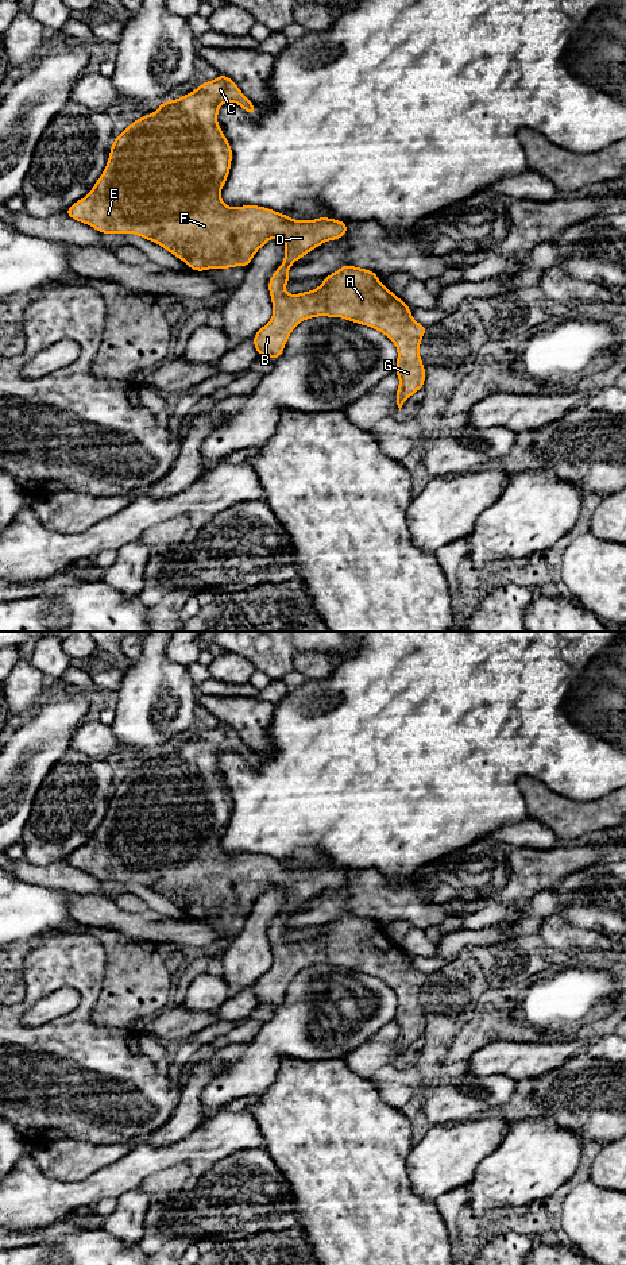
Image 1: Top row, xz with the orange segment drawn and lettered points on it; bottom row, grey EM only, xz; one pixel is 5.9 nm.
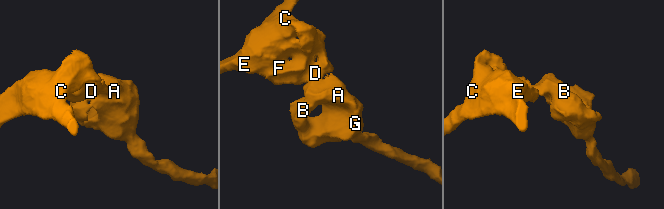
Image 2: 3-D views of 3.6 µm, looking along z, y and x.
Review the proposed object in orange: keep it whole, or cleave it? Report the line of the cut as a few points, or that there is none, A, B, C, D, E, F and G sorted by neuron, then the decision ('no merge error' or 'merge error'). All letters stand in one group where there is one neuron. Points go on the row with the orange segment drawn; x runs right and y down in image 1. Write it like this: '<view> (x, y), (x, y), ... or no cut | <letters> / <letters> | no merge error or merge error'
no cut | A B C D E F G | no merge error

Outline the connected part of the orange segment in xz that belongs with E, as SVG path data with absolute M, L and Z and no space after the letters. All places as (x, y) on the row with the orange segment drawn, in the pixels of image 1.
M220 74L179 99L161 103L154 113L132 122L113 139L107 166L92 190L65 213L100 234L134 234L154 242L183 261L193 271L246 267L268 240L281 238L286 248L283 262L268 279L274 313L252 336L258 356L278 360L294 328L312 317L341 317L371 327L386 335L397 347L394 371L399 378L399 387L395 393L401 410L403 402L425 383L426 371L420 358L420 343L428 328L417 323L411 317L411 308L368 269L344 265L324 277L324 282L314 290L298 294L285 292L285 286L293 281L286 277L293 263L326 240L341 239L349 225L332 217L294 220L260 205L225 205L220 193L229 176L233 153L217 124L219 109L224 103L235 103L247 113L256 113L255 104L240 88L227 74Z

